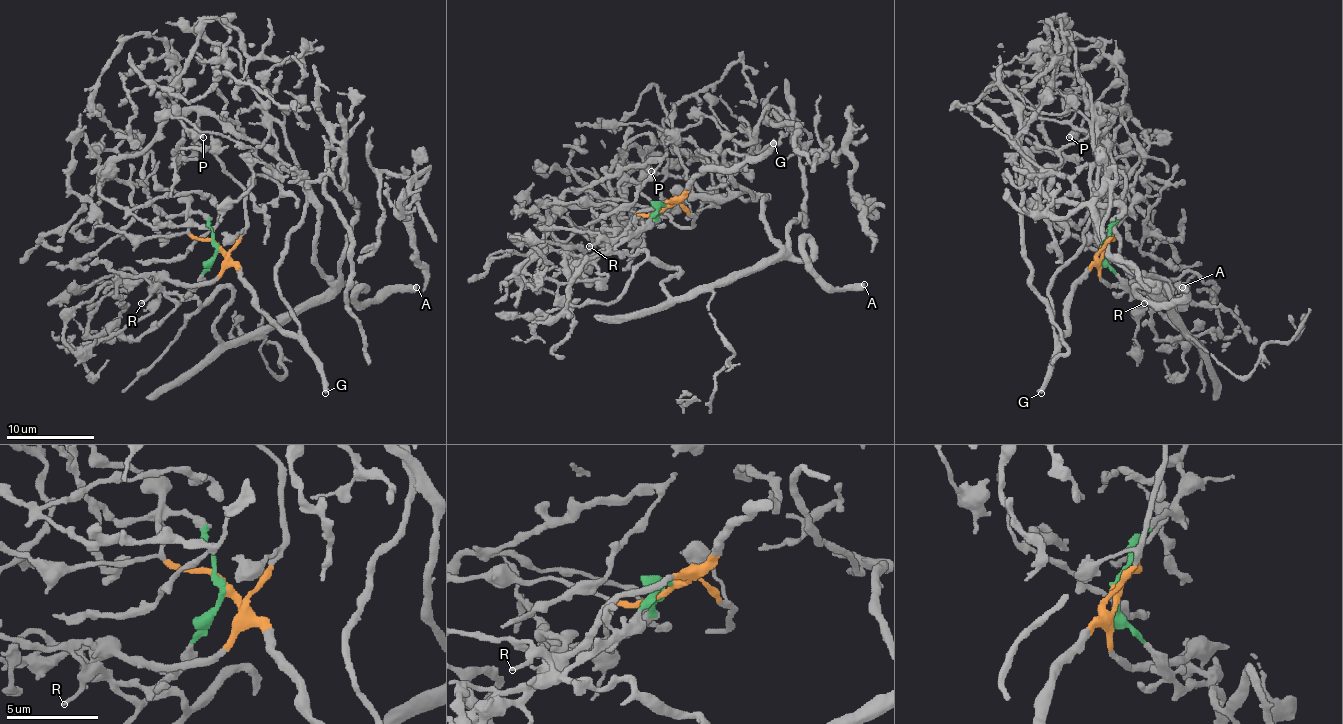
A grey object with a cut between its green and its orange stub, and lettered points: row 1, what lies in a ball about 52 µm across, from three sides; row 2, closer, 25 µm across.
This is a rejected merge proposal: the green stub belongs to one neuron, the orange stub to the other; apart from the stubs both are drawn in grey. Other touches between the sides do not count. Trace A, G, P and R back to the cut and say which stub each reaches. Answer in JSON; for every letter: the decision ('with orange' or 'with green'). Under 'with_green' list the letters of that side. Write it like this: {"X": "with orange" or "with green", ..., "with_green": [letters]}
{"A": "with green", "G": "with orange", "P": "with orange", "R": "with green", "with_green": ["A", "R"]}

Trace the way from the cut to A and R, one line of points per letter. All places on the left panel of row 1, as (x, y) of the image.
A: (217, 247), (167, 295), (207, 304), (226, 286), (224, 341), (338, 288), (369, 304), (417, 286)
R: (217, 247), (211, 266), (187, 293), (169, 295), (165, 290), (154, 290), (141, 304)

